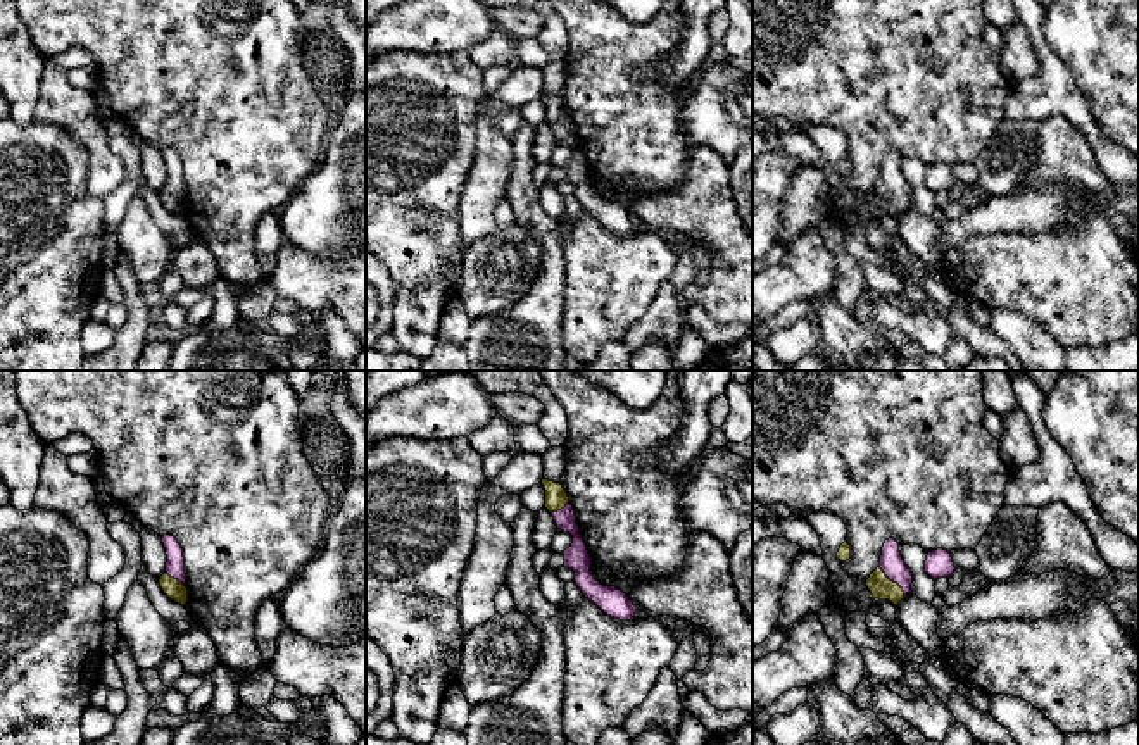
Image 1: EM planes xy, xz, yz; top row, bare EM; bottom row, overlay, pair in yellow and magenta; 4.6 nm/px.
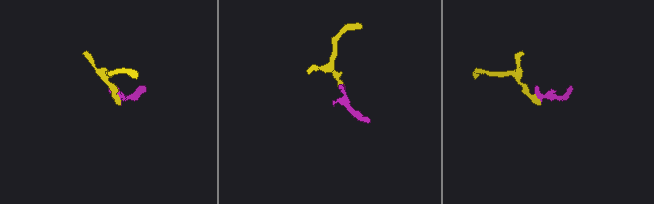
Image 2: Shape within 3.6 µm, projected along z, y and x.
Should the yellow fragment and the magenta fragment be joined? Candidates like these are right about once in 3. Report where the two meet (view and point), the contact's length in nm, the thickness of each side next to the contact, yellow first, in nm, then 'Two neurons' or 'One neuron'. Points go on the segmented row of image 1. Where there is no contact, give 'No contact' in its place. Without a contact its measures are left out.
Touches yellow at yz (893, 582). Shared border 180 nm. Thickness 110 nm (yellow) against 110 nm. One neuron

